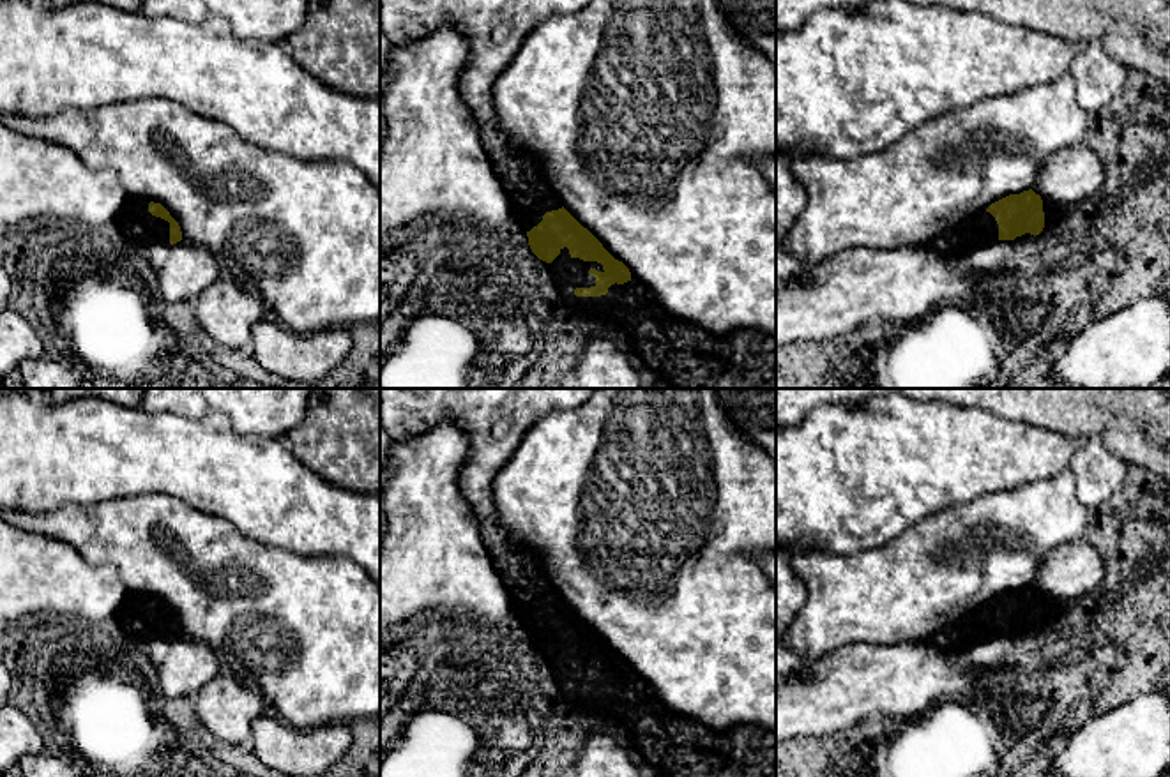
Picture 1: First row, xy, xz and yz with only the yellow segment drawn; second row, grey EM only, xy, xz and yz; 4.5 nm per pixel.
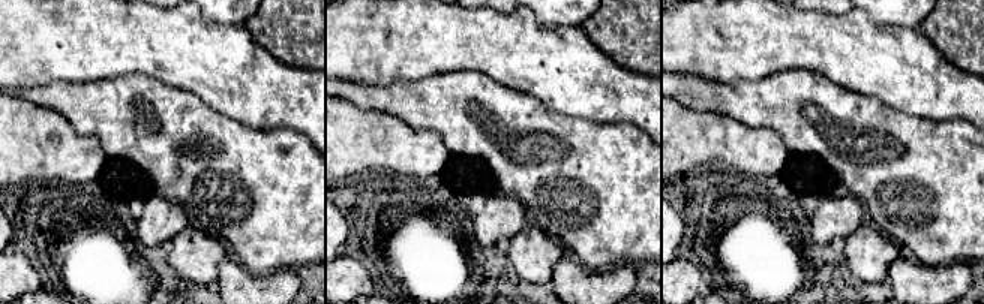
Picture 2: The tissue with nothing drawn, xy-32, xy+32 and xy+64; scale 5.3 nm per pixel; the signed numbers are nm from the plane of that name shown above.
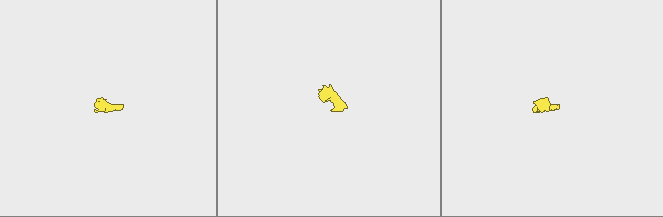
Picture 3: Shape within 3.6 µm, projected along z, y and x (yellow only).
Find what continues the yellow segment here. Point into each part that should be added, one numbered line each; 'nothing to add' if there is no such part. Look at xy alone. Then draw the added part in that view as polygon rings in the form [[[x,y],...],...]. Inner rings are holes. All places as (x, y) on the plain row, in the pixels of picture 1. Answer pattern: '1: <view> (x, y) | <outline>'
1: xy (135, 622) | [[[129,593],[113,615],[111,630],[125,645],[145,645],[156,637],[170,637],[170,618],[148,607],[148,597]]]

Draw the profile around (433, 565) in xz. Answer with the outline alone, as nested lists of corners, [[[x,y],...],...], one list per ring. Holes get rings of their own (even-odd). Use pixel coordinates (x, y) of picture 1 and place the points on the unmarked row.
[[[442,420],[424,434],[392,441],[387,480],[380,489],[380,648],[405,639],[419,623],[452,620],[479,637],[528,643],[527,627],[516,616],[509,593],[488,549],[477,519],[460,489],[460,470],[468,436],[452,420]]]

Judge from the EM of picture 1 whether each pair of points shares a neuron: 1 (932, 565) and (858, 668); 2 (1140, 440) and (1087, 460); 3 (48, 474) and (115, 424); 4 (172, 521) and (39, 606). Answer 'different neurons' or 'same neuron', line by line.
1: different neurons
2: different neurons
3: same neuron
4: different neurons

